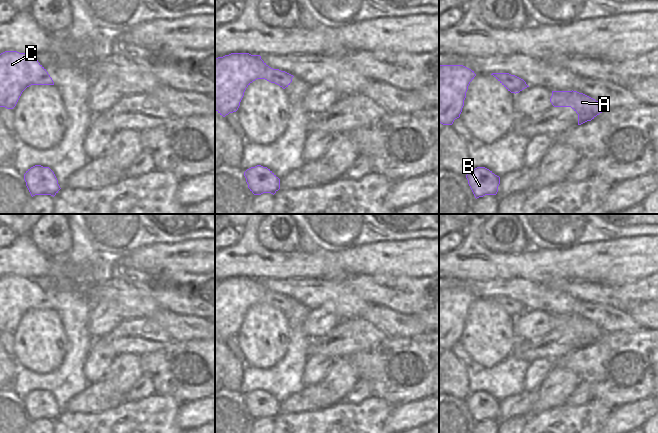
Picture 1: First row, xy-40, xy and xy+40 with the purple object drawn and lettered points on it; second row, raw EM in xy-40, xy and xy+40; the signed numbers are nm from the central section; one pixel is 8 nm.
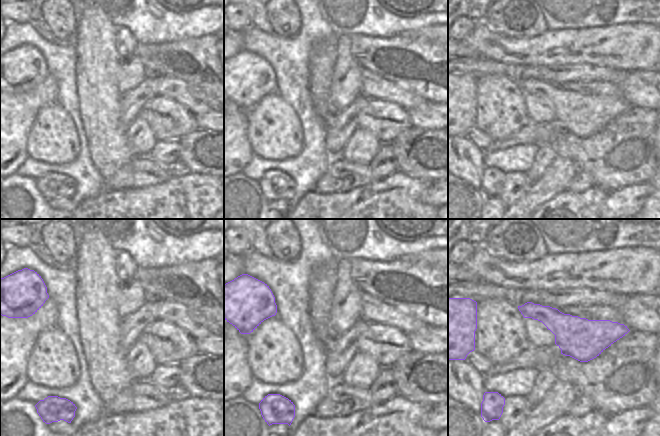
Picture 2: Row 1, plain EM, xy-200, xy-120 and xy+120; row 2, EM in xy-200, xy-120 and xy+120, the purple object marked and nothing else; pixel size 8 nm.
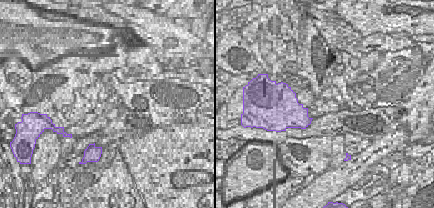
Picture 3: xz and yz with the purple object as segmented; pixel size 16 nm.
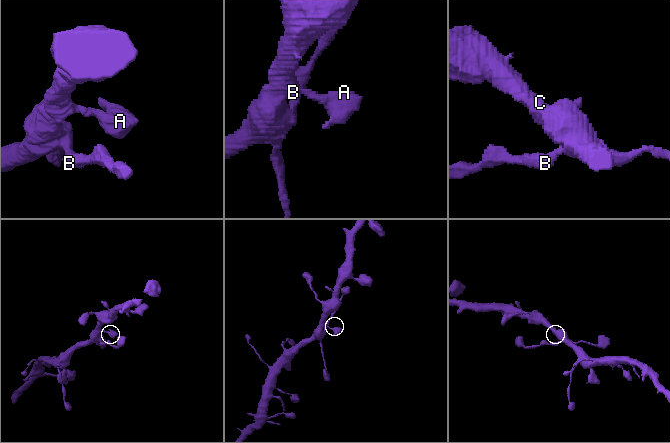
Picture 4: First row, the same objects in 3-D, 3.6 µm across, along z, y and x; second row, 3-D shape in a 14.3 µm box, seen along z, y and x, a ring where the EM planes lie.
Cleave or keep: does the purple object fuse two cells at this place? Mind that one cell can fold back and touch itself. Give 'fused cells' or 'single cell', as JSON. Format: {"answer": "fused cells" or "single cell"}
{"answer": "single cell"}

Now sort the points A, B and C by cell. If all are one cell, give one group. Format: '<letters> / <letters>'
A B C

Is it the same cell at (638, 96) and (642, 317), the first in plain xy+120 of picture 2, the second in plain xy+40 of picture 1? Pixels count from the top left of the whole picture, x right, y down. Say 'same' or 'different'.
same

